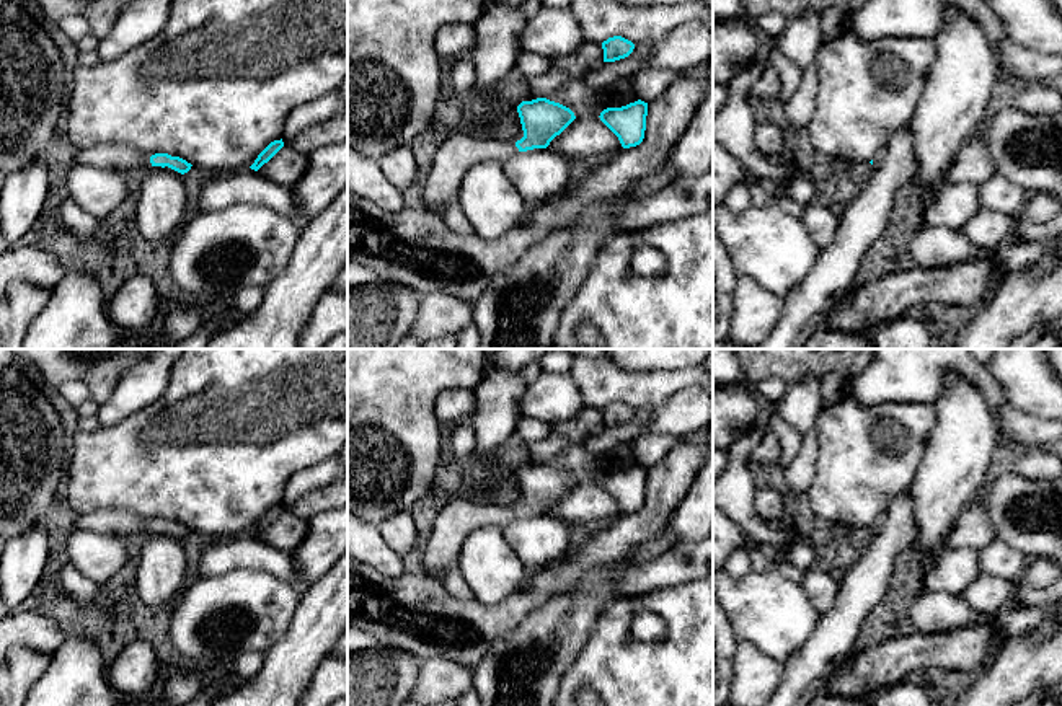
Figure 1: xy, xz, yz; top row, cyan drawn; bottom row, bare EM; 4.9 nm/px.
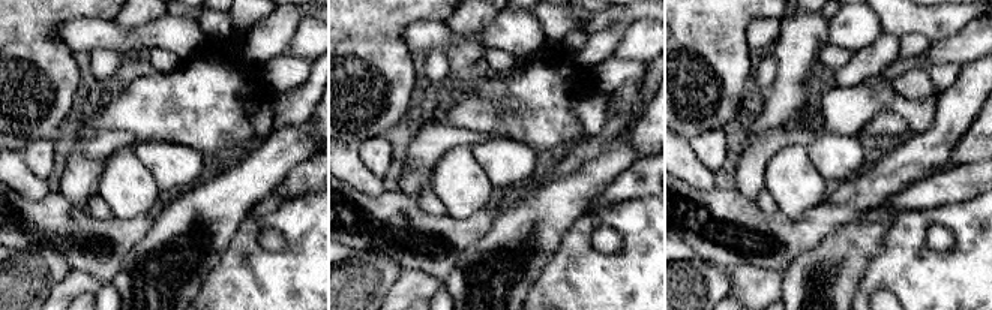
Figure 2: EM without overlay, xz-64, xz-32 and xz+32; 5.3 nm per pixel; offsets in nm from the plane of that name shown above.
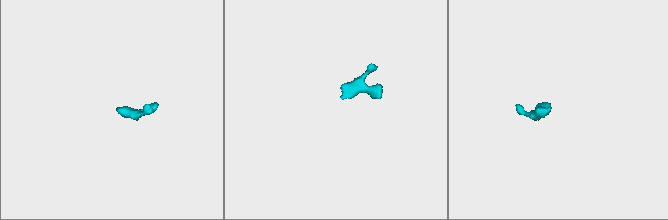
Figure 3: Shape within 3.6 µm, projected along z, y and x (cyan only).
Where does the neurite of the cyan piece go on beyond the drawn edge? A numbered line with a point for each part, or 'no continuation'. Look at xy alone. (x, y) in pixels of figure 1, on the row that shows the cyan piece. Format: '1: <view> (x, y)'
1: xy (121, 158)

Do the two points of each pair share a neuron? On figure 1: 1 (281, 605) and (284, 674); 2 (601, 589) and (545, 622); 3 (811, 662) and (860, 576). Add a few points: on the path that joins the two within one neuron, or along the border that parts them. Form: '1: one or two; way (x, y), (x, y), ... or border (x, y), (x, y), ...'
1: two; border (300, 602), (289, 630), (265, 654)
2: one; way (588, 600), (565, 622), (558, 622)
3: one; way (832, 641), (857, 597)

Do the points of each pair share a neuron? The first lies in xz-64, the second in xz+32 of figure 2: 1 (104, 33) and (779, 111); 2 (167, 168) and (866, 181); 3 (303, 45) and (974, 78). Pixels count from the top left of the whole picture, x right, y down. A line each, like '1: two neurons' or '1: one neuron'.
1: two neurons
2: two neurons
3: two neurons

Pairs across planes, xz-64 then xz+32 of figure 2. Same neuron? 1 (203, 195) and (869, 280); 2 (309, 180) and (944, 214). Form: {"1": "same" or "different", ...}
{"1": "different", "2": "different"}

